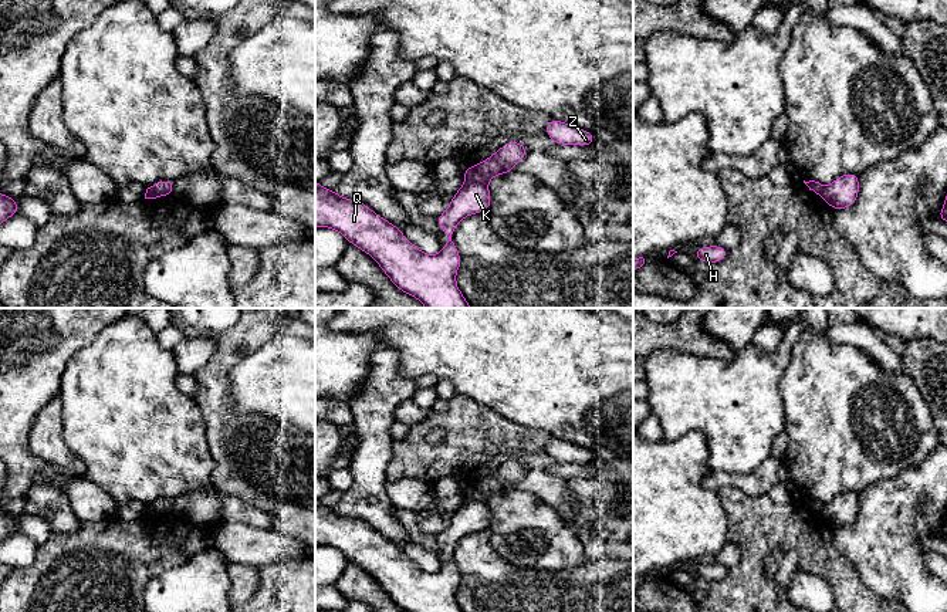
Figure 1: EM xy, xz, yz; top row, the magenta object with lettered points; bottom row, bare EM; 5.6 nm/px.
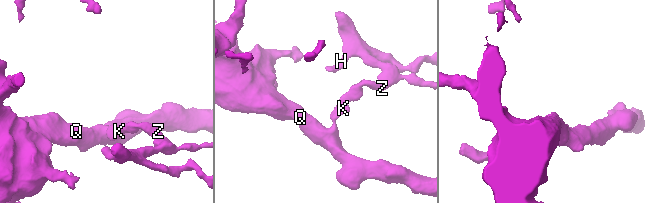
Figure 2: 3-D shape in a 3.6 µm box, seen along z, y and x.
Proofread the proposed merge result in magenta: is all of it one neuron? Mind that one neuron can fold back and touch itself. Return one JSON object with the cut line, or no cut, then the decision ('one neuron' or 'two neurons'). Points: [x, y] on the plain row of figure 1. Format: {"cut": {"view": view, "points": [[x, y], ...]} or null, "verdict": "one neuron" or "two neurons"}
{"cut": {"view": "xz", "points": [[464, 496], [486, 501]]}, "verdict": "two neurons"}

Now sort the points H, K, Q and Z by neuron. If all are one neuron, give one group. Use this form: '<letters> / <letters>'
H Z / K Q

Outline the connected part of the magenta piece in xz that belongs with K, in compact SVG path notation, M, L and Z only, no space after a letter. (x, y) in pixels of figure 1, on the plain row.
M464 497L449 525L436 537L449 561L436 574L429 574L365 521L342 515L315 498L315 545L341 551L371 574L405 612L461 612L456 601L461 575L453 551L464 535L490 528L490 521L487 501Z

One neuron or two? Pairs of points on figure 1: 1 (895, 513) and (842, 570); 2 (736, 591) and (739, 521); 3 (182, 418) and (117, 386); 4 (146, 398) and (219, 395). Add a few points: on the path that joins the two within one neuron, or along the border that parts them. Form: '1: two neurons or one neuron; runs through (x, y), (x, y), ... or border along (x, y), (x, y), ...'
1: two neurons; border along (834, 531), (834, 545), (849, 560), (869, 588)
2: one neuron; runs through (748, 574), (748, 538)
3: one neuron; runs through (166, 418), (148, 418), (132, 402)
4: two neurons; border along (190, 395), (203, 418), (205, 428)

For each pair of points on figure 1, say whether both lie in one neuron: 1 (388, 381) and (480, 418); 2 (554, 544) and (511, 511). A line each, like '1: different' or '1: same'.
1: different
2: same

